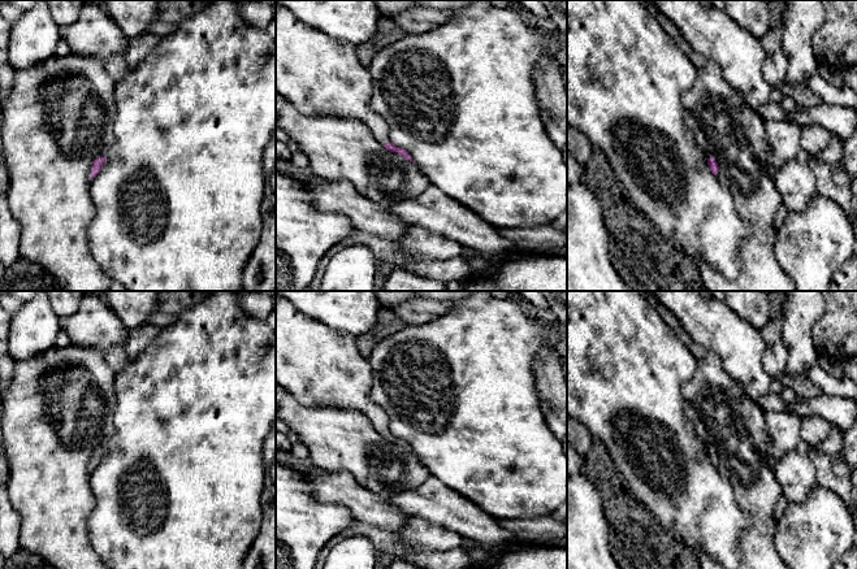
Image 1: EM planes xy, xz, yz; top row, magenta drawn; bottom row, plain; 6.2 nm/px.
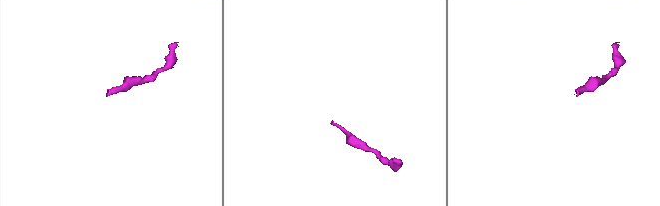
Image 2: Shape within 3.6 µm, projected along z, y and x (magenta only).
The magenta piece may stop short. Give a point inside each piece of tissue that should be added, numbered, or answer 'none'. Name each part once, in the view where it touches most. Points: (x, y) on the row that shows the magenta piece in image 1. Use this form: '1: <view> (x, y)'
1: xz (320, 75)

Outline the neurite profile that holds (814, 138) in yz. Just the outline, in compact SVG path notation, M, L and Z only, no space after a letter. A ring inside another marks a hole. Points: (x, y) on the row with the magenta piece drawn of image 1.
M809 125L802 127L801 135L801 149L809 155L817 155L830 145L832 139L831 131L819 126L819 125Z

